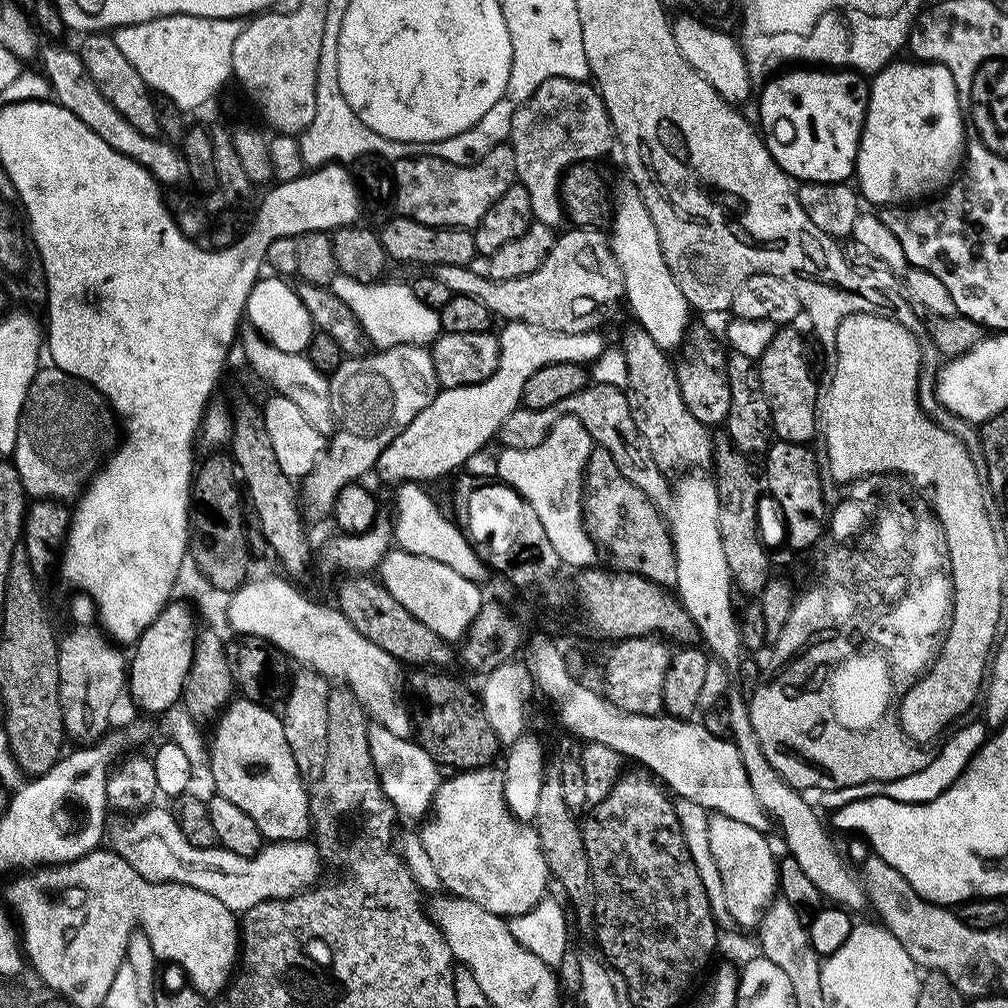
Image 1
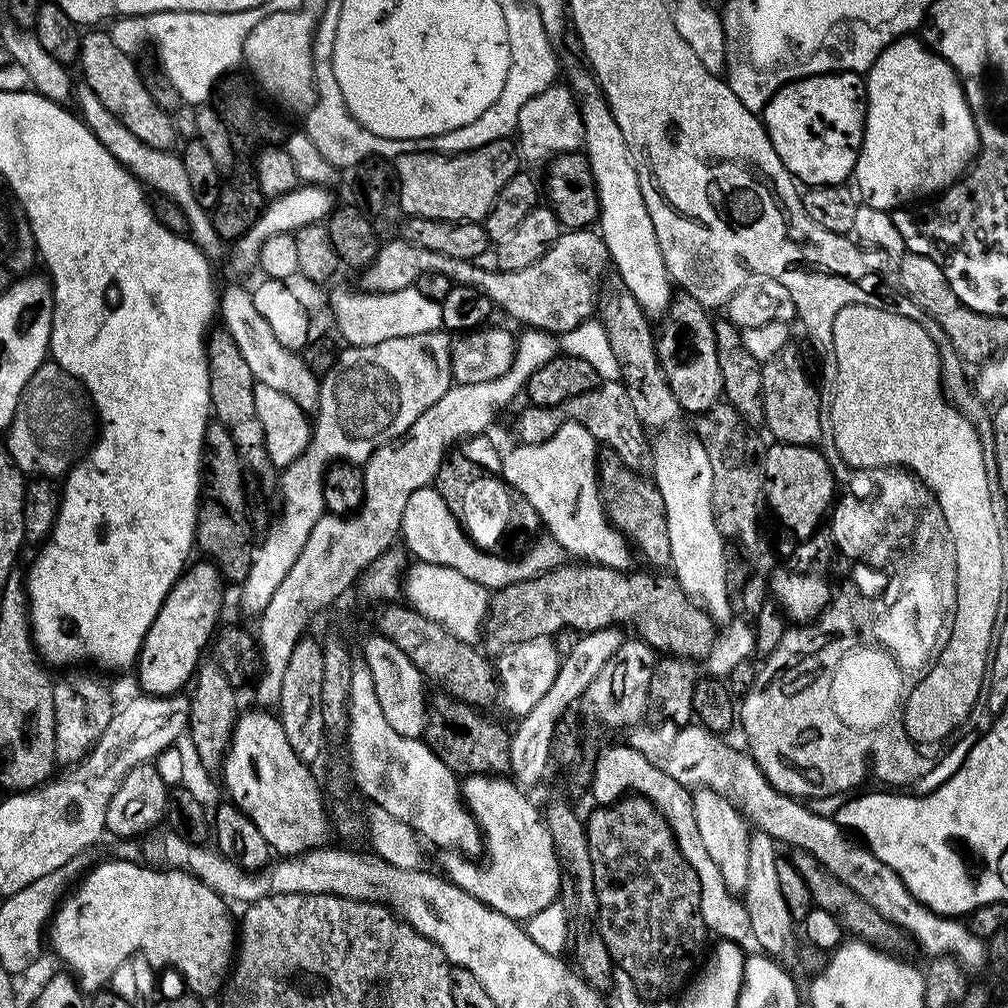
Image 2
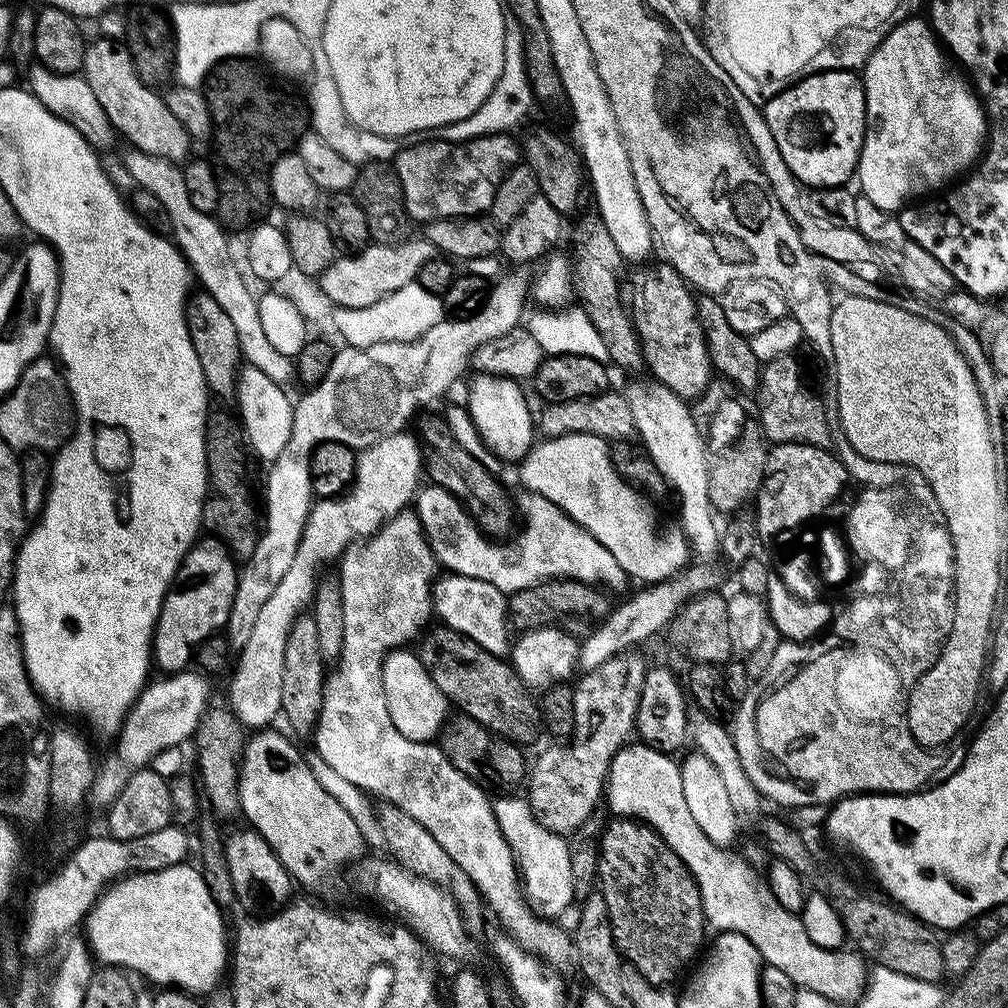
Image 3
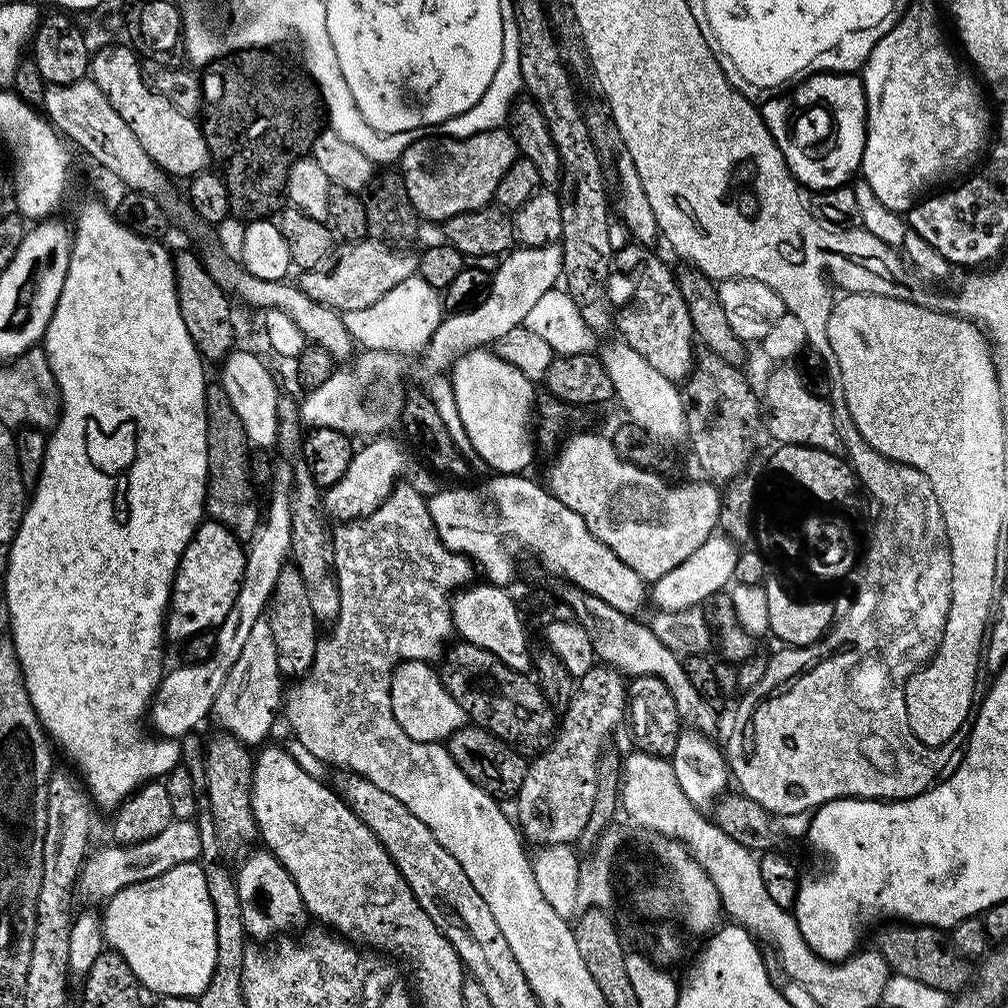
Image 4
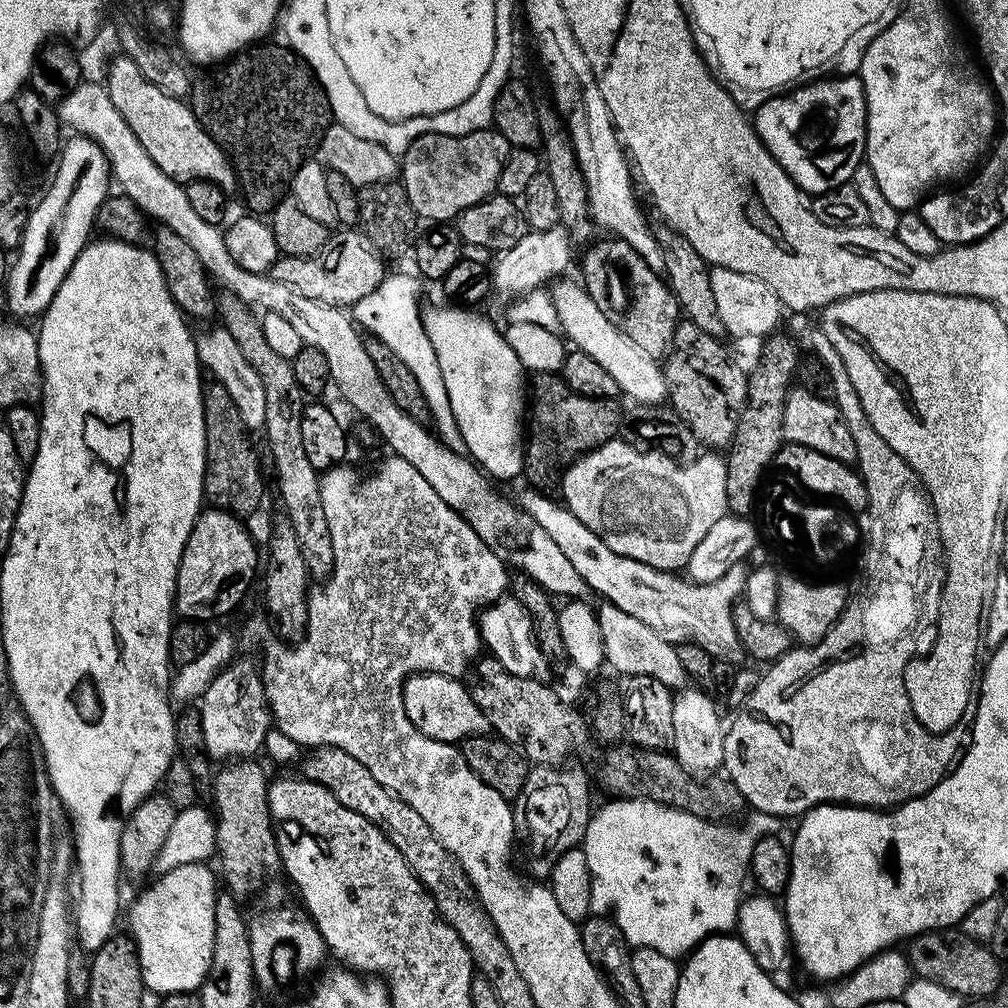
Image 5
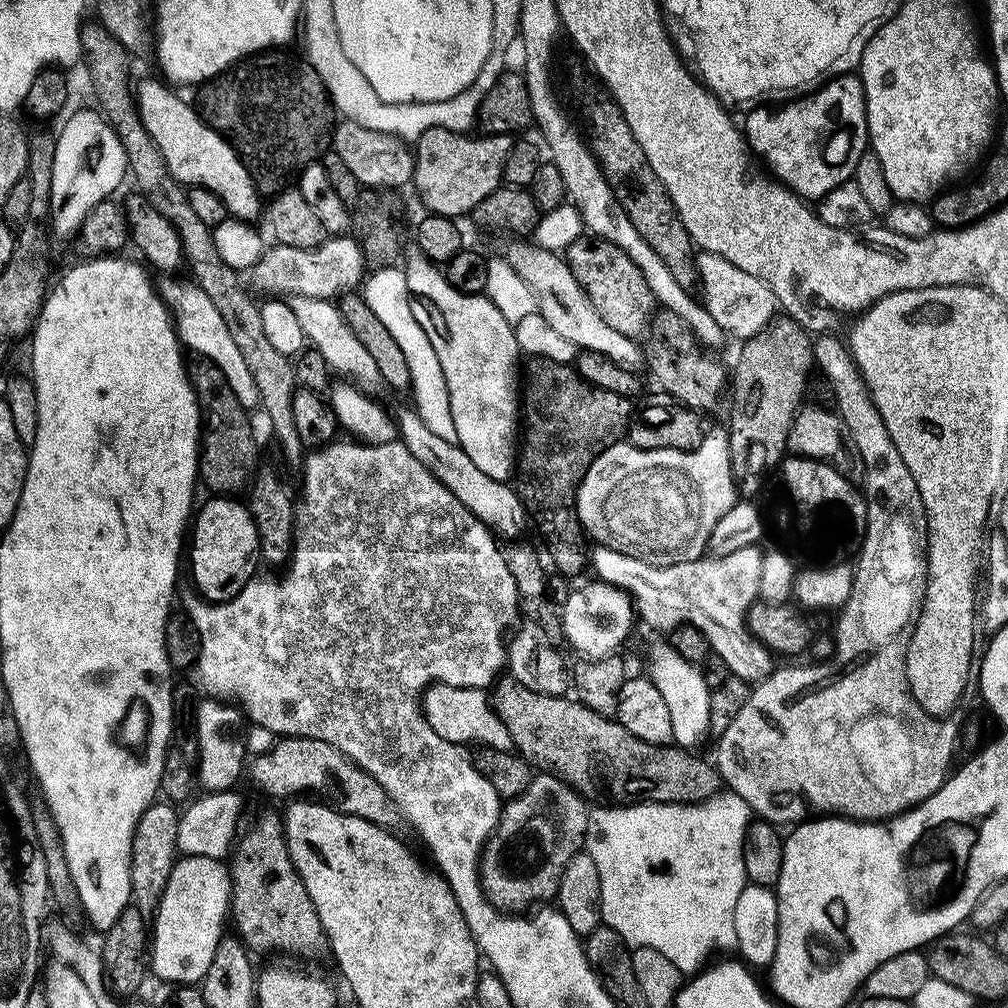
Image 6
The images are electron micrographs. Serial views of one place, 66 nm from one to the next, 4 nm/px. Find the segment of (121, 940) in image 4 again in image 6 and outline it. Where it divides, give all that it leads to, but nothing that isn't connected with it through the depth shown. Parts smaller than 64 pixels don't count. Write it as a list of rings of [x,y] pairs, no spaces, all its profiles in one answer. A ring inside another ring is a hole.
[[[180,856],[170,870],[166,890],[156,903],[150,920],[150,972],[160,980],[169,980],[172,986],[196,986],[214,962],[219,942],[226,935],[224,923],[229,923],[232,907],[232,873],[224,860],[206,856]]]

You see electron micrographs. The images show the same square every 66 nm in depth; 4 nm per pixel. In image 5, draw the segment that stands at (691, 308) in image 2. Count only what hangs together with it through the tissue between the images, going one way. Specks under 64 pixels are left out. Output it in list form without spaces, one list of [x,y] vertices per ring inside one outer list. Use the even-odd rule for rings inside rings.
[[[597,239],[589,243],[586,248],[588,253],[580,260],[580,278],[584,289],[588,291],[590,298],[594,298],[594,302],[598,302],[598,310],[602,310],[602,314],[606,314],[606,318],[610,318],[614,326],[621,328],[626,338],[631,338],[635,344],[642,346],[646,354],[657,358],[663,357],[672,347],[672,335],[682,319],[680,303],[668,287],[667,279],[650,266],[646,266],[646,262],[636,253],[634,246],[630,246],[625,240],[604,239],[608,240]]]

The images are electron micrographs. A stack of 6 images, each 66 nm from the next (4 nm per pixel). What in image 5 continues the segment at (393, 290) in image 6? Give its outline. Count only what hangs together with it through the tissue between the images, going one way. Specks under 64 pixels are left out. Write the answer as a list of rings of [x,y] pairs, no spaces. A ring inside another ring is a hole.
[[[411,271],[409,272],[396,272],[393,276],[392,273],[385,275],[384,281],[374,290],[370,290],[366,298],[351,305],[350,316],[365,333],[384,342],[410,368],[414,378],[418,380],[418,386],[422,388],[422,394],[425,395],[431,416],[430,424],[440,443],[452,452],[464,454],[467,453],[466,442],[463,441],[458,423],[454,420],[454,412],[450,406],[446,385],[442,380],[438,358],[435,357],[430,338],[426,336],[426,330],[423,328],[422,303],[420,304],[421,281]]]

